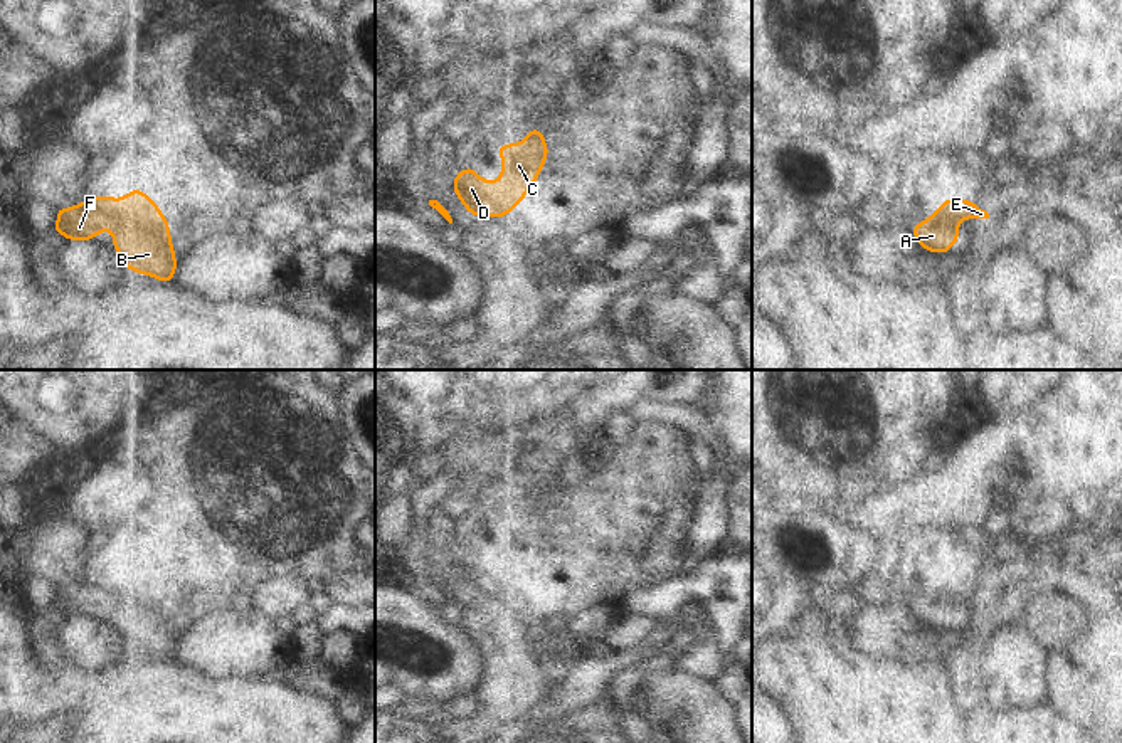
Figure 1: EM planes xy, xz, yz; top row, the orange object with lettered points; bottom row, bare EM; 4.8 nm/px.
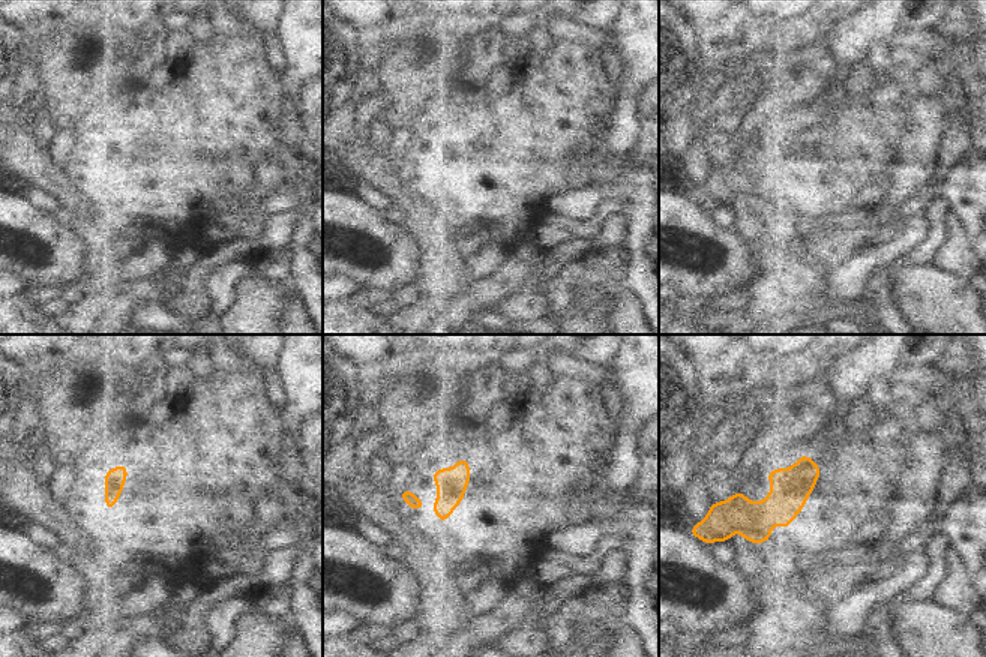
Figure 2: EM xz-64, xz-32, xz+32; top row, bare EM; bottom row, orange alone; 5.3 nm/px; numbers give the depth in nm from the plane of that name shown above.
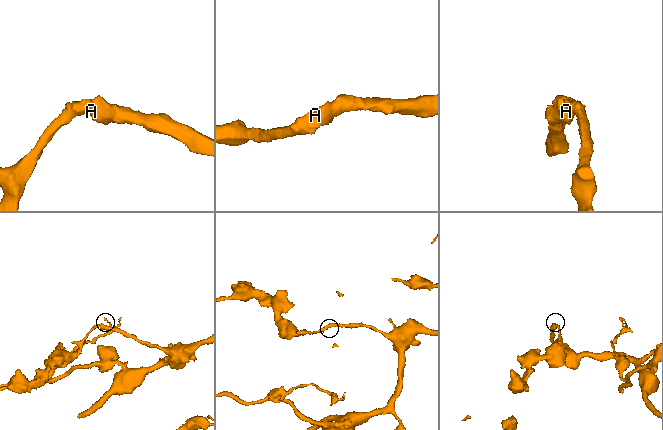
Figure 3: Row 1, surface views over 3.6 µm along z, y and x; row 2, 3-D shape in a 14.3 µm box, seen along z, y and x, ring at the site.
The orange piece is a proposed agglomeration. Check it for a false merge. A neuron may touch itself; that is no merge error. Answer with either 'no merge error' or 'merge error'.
no merge error

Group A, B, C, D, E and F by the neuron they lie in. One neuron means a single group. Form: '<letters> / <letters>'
A B C D E F

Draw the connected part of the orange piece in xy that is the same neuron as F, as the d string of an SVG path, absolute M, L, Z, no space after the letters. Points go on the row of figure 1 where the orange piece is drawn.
M135 188L123 198L94 197L69 208L56 210L54 232L67 240L91 240L106 229L113 234L113 245L121 264L136 274L153 276L161 282L175 277L177 259L170 237L170 227L158 205L141 190Z

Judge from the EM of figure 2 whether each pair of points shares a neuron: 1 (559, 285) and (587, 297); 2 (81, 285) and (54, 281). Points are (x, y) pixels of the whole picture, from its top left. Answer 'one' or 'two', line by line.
1: two
2: two

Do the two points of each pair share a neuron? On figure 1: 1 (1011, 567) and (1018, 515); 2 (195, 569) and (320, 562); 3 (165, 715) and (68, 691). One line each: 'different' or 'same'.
1: same
2: same
3: same

